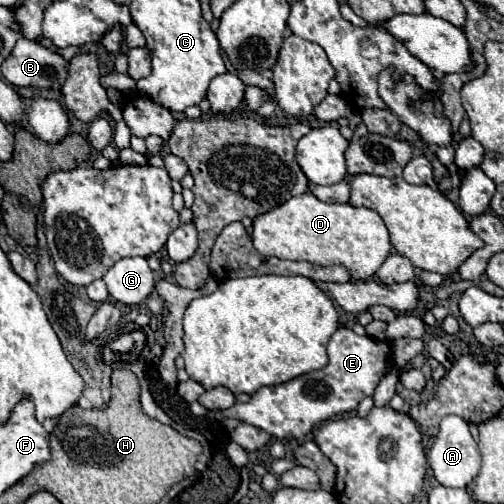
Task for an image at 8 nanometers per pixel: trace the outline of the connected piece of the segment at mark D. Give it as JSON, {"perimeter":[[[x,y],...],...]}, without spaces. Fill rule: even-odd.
{"perimeter":[[[313,192],[287,200],[253,220],[253,246],[265,256],[285,260],[307,260],[319,266],[343,264],[355,280],[371,278],[391,252],[389,232],[381,216],[369,208],[351,204],[327,204]]]}

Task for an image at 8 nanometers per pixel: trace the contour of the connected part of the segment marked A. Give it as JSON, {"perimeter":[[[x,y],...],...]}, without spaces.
{"perimeter":[[[445,416],[441,420],[439,434],[429,450],[429,466],[433,468],[433,474],[439,484],[451,486],[451,488],[465,488],[473,482],[481,468],[481,454],[477,448],[477,442],[473,440],[469,432],[469,424],[461,420],[459,416]]]}

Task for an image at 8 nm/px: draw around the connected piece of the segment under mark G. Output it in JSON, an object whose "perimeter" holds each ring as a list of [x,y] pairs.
{"perimeter":[[[123,258],[103,276],[111,298],[123,304],[143,302],[155,288],[153,270],[145,258]]]}

